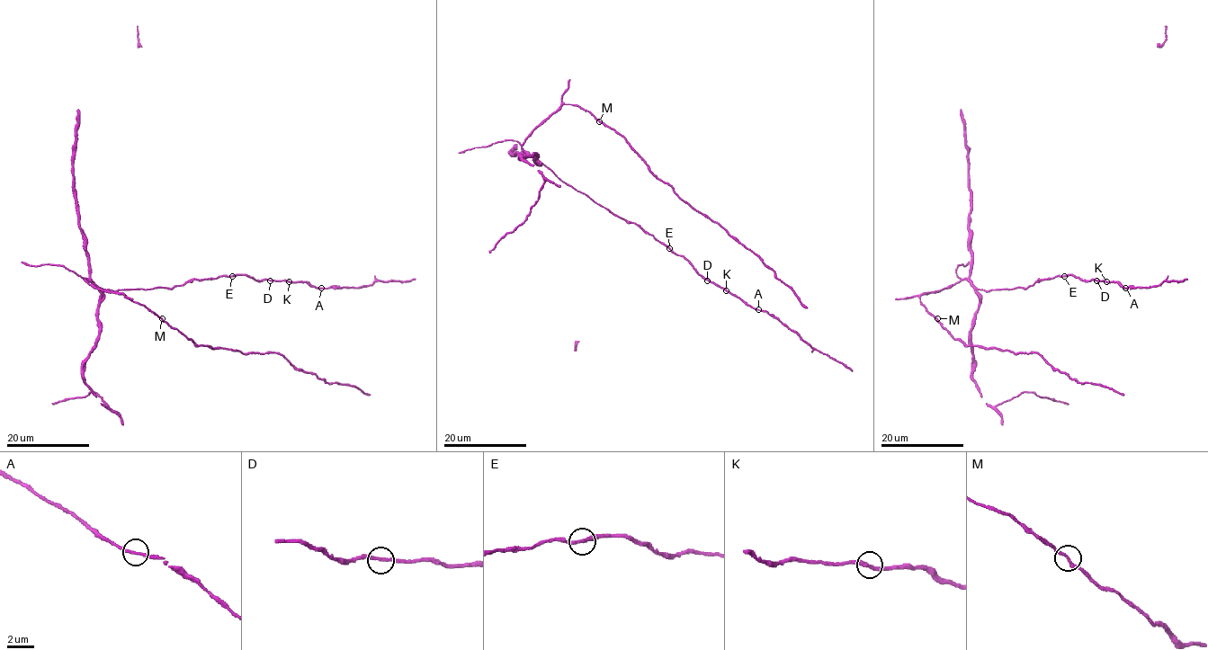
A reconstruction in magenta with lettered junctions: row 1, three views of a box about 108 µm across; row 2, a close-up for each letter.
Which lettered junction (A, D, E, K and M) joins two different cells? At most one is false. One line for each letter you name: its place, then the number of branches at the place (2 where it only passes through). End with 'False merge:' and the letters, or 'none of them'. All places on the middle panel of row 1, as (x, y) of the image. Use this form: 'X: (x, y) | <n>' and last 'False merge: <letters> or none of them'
False merge: none of them

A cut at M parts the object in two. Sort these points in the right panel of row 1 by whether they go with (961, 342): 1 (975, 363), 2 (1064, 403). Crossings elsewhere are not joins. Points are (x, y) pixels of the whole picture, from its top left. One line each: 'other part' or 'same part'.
1: other part
2: other part

